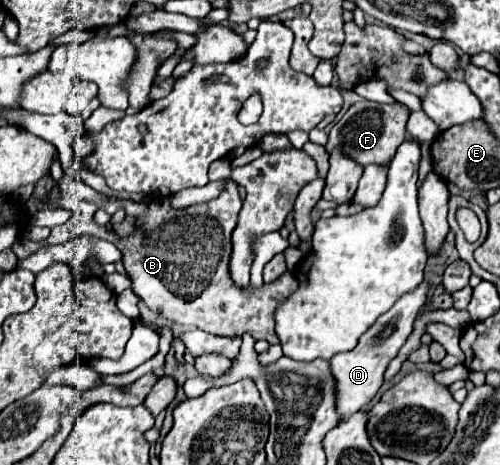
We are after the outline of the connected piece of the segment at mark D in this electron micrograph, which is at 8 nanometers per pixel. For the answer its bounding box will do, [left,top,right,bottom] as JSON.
[329,281,427,423]

